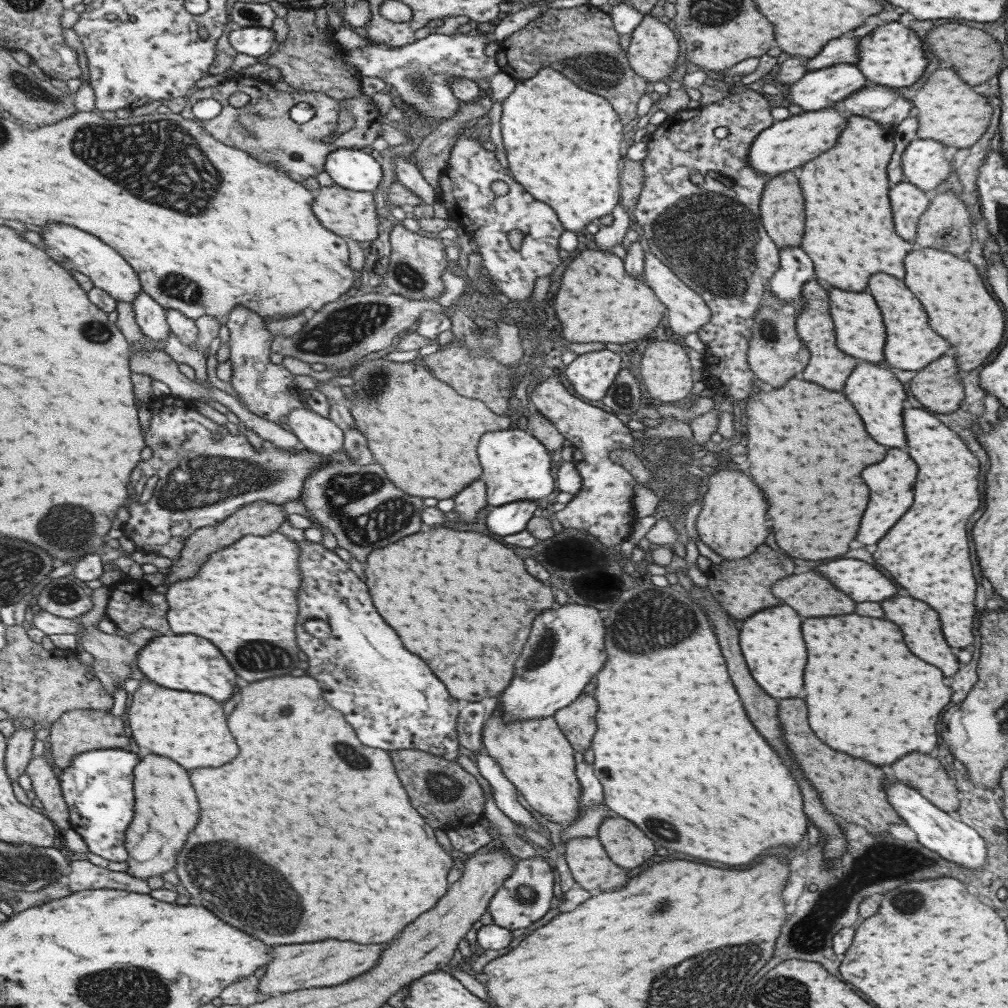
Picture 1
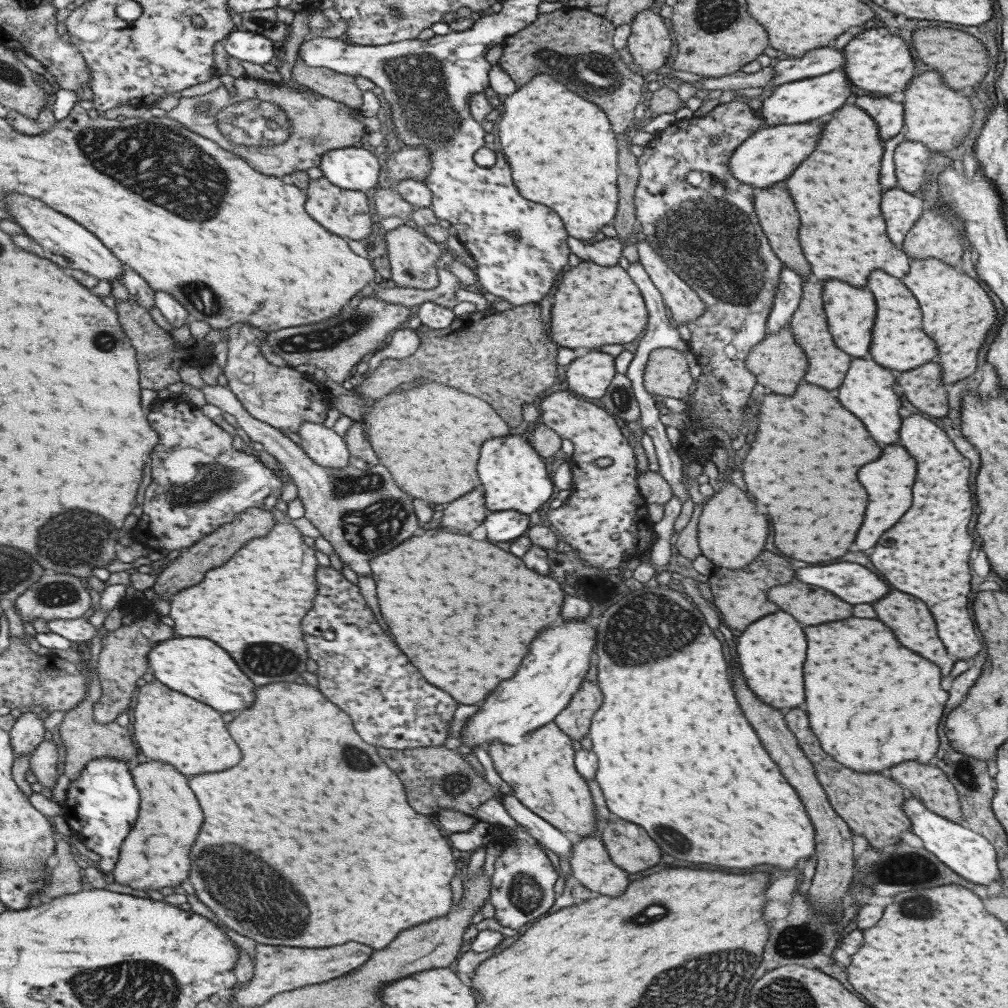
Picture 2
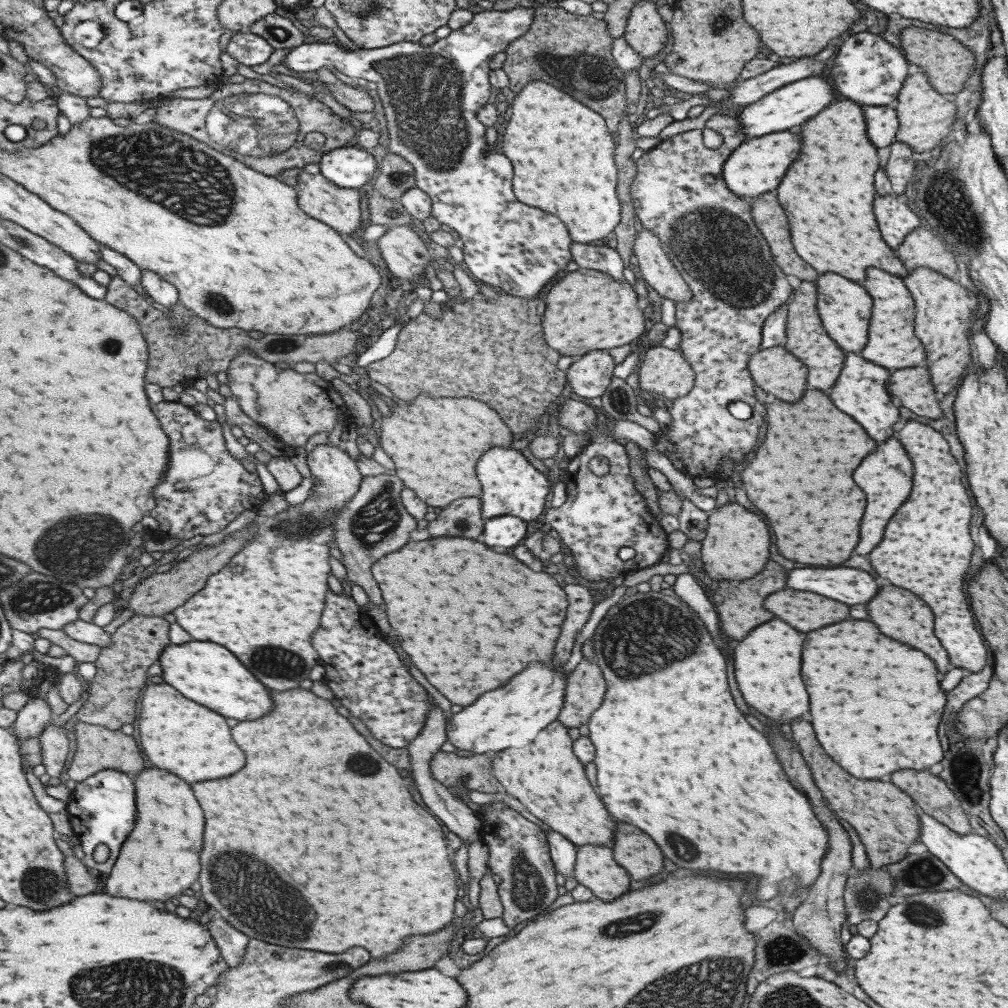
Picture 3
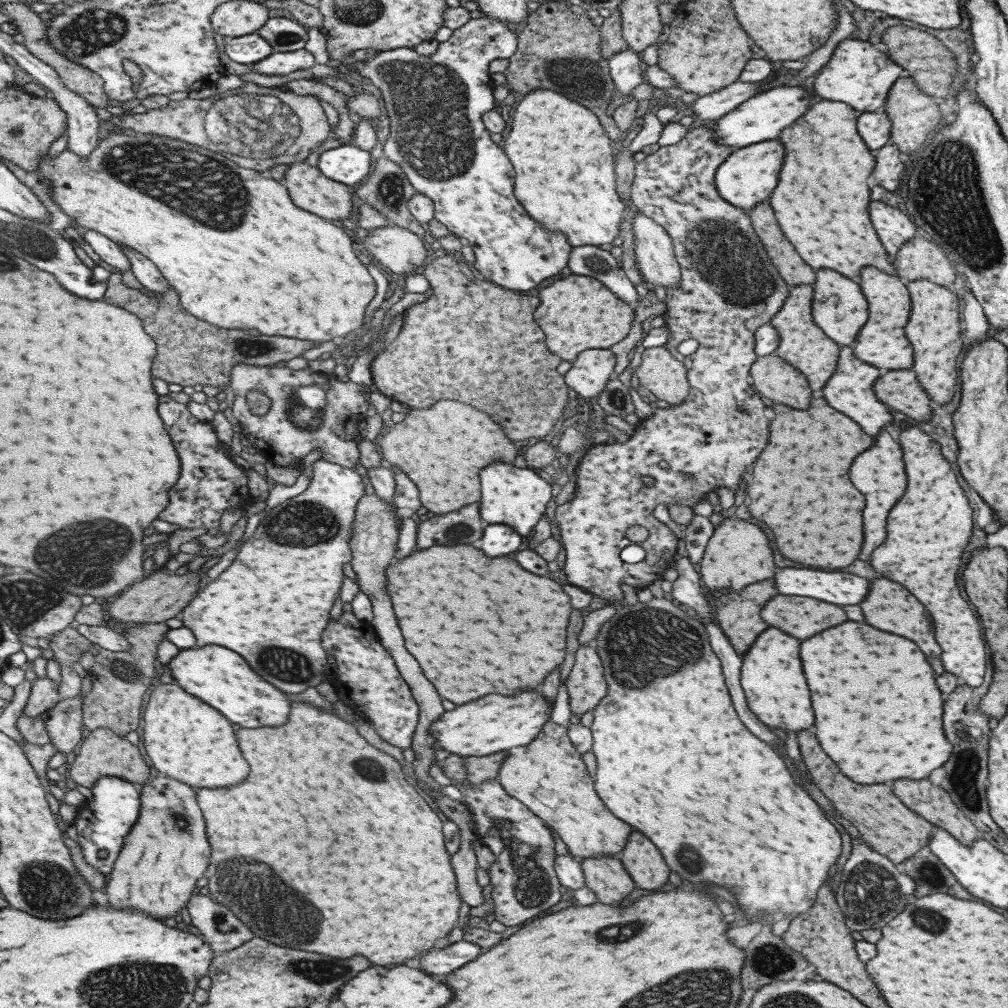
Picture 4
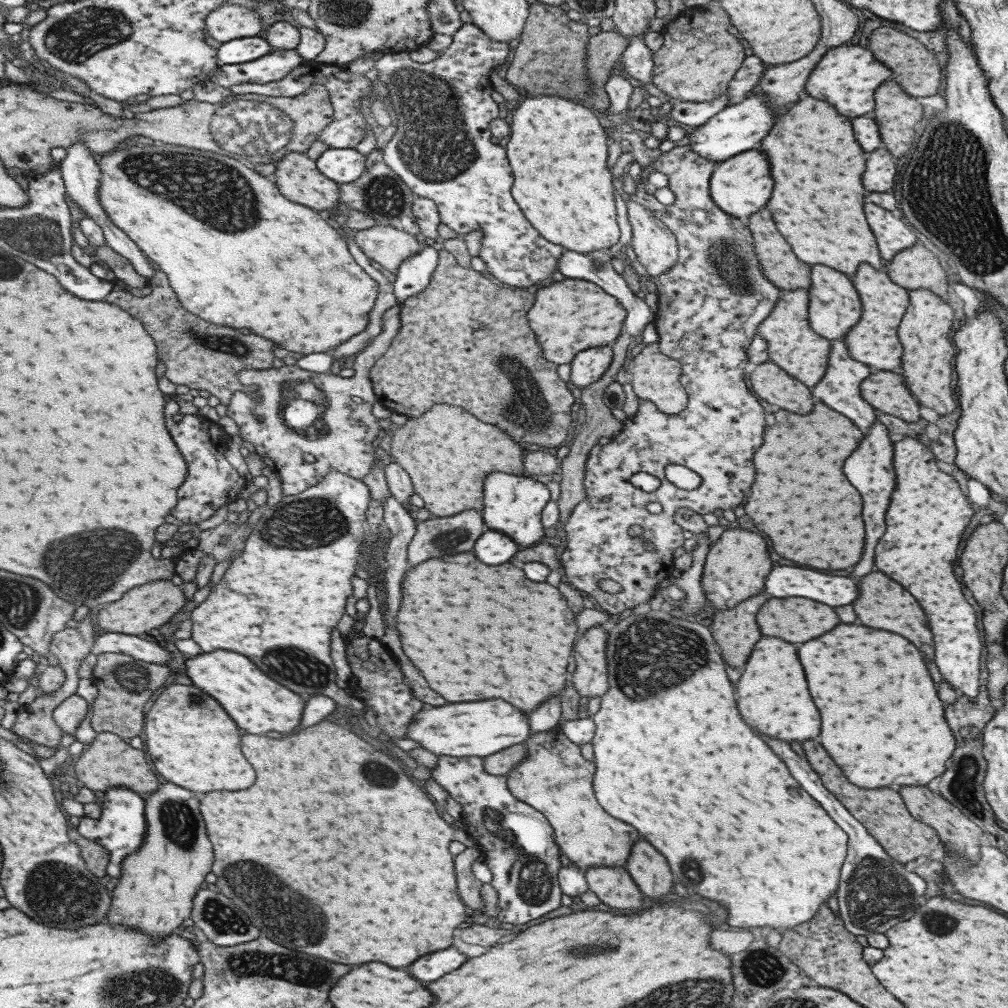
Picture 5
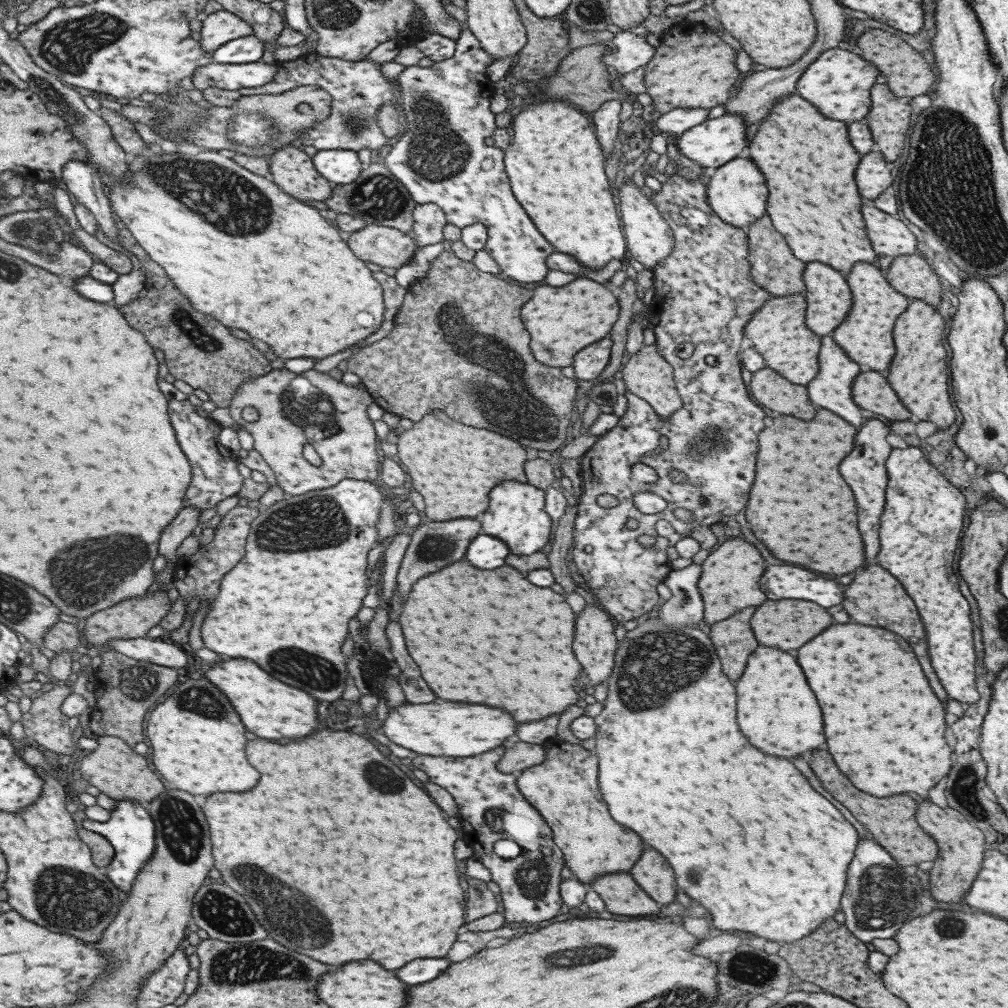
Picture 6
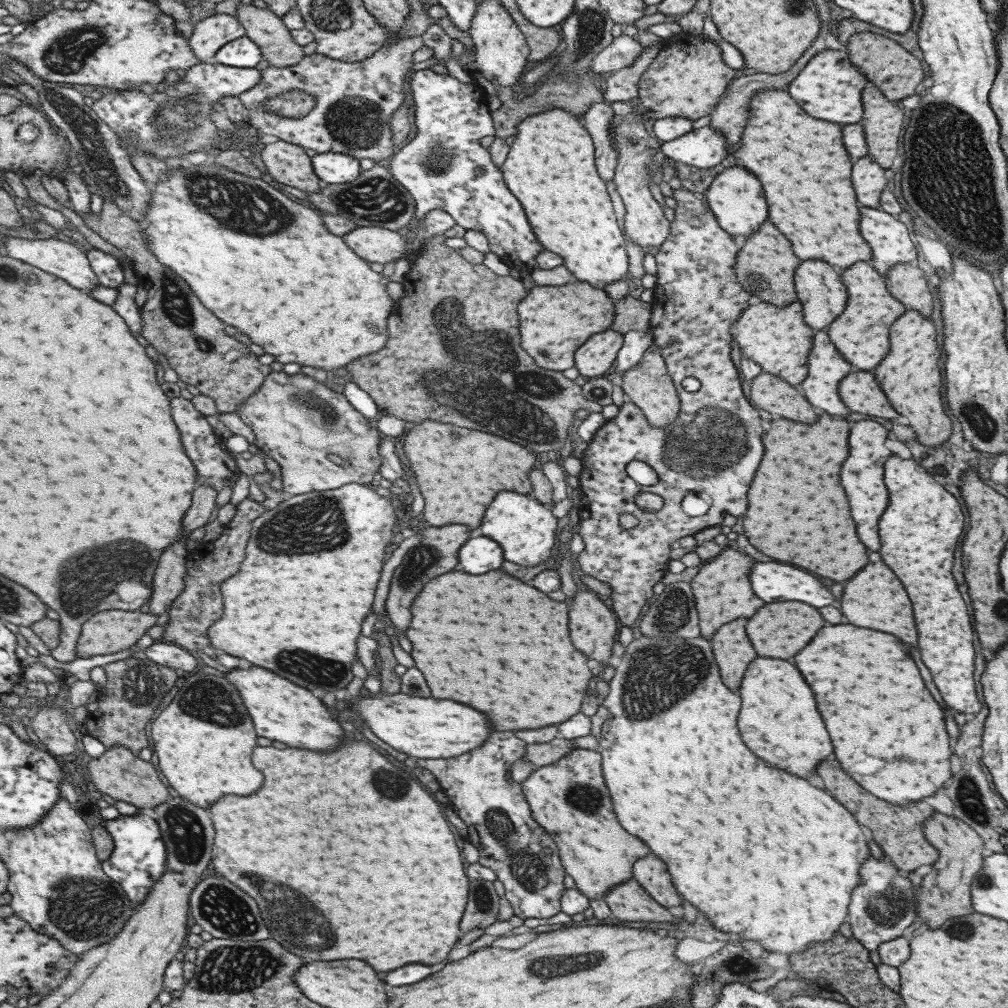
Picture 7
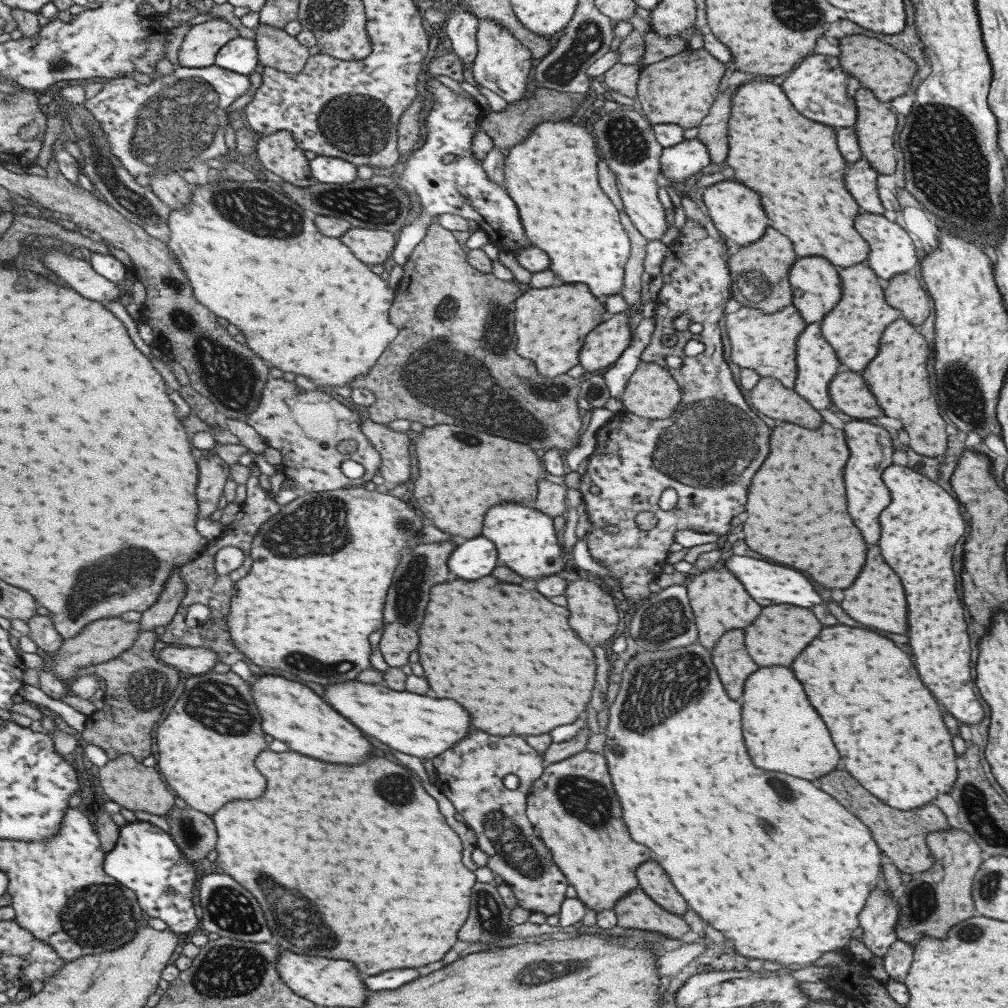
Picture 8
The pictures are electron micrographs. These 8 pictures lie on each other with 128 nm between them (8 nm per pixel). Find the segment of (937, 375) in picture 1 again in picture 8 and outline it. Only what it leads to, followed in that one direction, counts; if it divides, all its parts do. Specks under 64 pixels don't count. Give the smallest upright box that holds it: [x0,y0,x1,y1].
[829,372,881,418]

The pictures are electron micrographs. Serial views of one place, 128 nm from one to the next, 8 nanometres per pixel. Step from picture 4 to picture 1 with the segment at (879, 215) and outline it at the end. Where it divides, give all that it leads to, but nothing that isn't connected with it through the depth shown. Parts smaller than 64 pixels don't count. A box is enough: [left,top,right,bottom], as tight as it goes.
[887,182,930,240]

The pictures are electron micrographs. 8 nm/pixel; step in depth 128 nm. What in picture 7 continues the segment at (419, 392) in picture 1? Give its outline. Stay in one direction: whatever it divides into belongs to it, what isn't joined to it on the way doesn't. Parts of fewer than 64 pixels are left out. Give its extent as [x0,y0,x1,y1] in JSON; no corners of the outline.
[400,420,534,531]

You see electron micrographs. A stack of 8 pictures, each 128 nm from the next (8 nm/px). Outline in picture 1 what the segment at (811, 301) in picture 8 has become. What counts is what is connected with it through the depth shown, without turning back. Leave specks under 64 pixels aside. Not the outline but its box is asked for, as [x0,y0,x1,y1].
[829,288,883,362]

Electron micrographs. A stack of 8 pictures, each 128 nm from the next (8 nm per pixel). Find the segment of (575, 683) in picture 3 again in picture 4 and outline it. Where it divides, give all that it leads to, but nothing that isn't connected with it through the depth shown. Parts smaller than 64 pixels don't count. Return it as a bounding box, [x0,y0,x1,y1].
[567,644,606,716]

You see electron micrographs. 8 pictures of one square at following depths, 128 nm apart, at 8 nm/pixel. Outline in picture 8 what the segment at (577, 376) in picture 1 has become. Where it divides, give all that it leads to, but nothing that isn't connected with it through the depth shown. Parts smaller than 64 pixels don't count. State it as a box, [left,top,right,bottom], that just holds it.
[577,311,631,372]

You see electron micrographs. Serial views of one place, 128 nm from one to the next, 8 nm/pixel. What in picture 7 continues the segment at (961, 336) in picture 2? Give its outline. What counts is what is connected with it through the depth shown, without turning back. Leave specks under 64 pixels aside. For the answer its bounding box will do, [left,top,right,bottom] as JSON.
[875,310,951,446]

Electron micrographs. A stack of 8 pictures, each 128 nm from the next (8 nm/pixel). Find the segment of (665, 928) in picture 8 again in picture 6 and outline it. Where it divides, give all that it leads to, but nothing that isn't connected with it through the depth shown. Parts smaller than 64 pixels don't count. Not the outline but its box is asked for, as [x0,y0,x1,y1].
[589,874,661,918]

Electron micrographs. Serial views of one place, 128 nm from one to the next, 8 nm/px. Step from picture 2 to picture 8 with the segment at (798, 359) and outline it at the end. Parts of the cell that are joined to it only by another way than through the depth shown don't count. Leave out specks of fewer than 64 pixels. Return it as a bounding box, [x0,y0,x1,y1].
[749,377,821,428]

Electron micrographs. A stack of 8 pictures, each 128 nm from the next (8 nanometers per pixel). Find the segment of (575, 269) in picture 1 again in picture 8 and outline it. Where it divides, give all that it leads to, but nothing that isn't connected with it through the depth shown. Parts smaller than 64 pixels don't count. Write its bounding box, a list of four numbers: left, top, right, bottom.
[514,284,606,378]

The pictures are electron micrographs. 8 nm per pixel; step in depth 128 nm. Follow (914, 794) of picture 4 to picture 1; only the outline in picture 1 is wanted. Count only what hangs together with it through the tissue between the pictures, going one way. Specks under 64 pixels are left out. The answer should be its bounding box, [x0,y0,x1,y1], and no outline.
[891,754,958,812]

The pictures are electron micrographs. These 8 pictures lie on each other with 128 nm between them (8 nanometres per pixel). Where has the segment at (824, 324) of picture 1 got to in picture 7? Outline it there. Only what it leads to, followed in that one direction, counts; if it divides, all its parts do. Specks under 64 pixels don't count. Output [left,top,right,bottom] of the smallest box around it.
[733,300,811,386]

